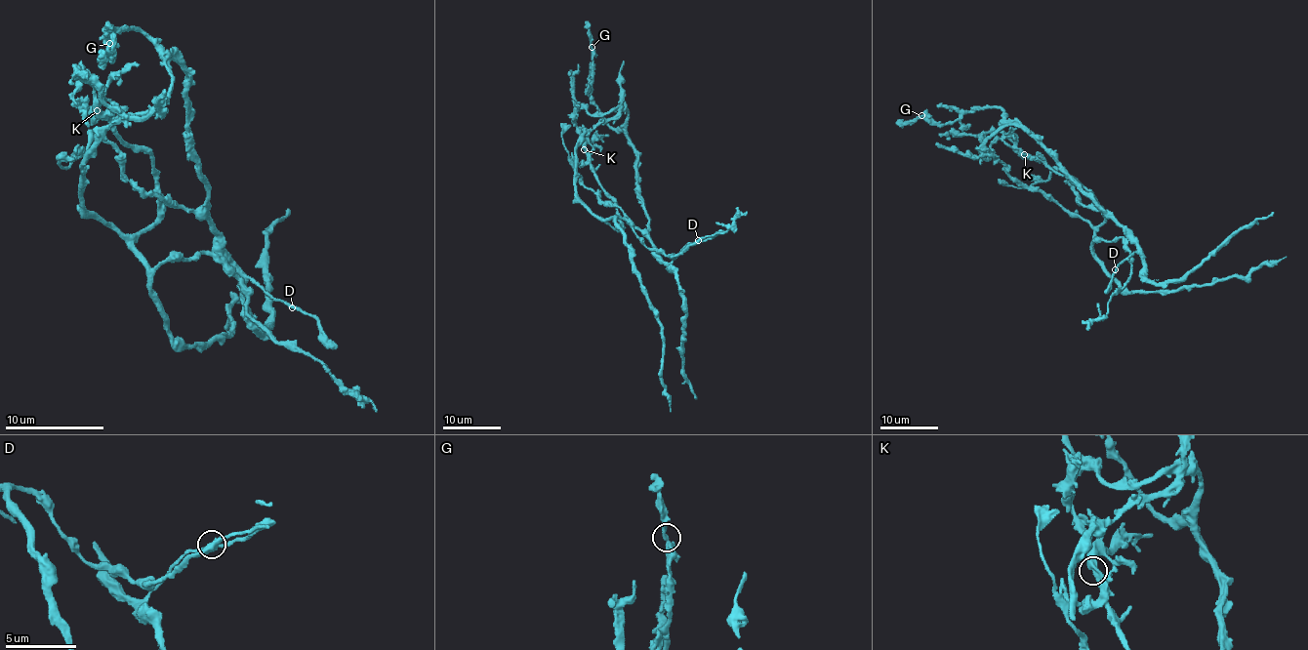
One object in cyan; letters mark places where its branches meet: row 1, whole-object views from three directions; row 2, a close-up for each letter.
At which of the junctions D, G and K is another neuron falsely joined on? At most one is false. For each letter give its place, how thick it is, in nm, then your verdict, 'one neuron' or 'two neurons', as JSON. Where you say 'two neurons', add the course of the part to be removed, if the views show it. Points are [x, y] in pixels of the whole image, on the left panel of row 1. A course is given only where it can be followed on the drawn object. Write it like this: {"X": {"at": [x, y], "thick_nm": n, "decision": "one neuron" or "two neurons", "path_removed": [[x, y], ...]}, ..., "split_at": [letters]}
{"D": {"at": [292, 307], "thick_nm": 200, "decision": "one neuron"}, "G": {"at": [109, 43], "thick_nm": 380, "decision": "one neuron"}, "K": {"at": [97, 110], "thick_nm": 550, "decision": "two neurons", "path_removed": [[97, 110], [150, 155], [155, 220], [134, 254], [163, 328], [181, 345], [229, 333], [229, 305], [245, 286]]}, "split_at": ["K"]}

